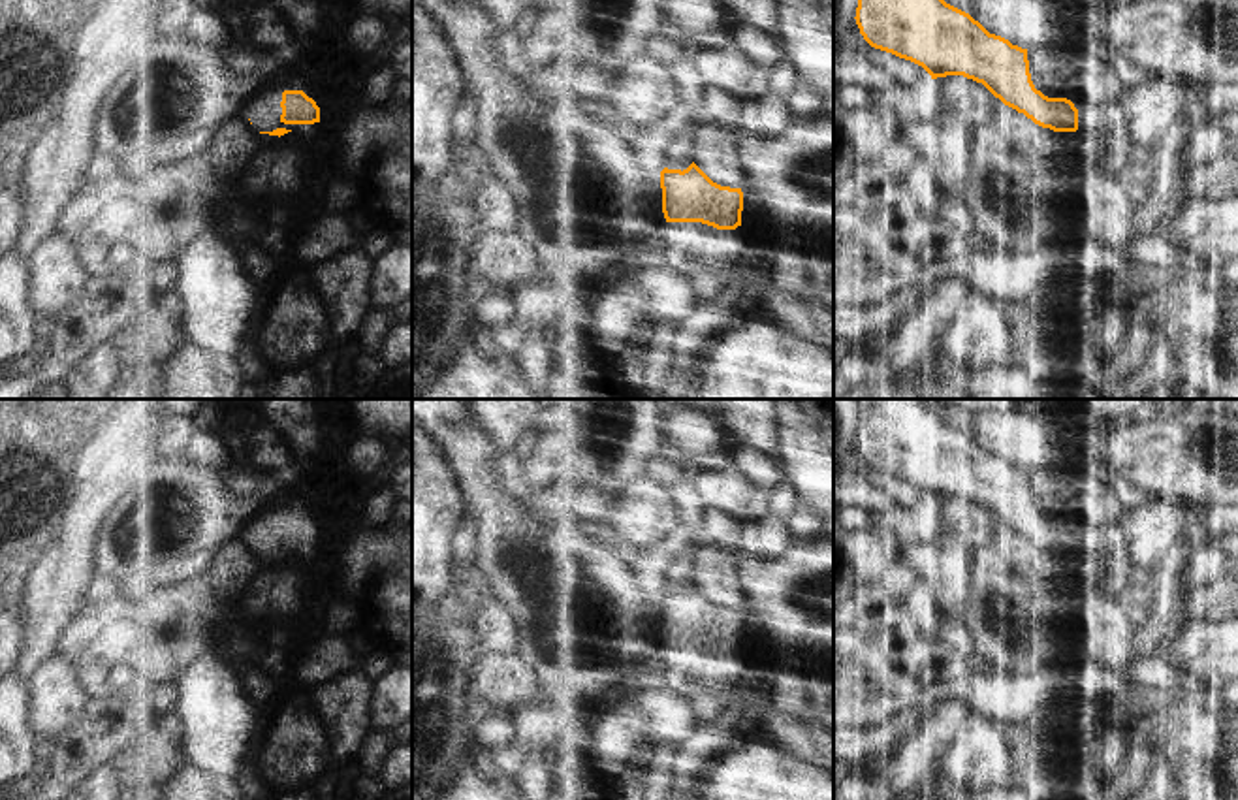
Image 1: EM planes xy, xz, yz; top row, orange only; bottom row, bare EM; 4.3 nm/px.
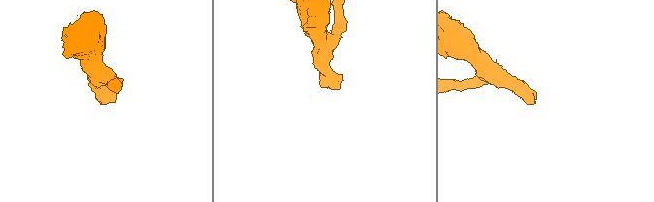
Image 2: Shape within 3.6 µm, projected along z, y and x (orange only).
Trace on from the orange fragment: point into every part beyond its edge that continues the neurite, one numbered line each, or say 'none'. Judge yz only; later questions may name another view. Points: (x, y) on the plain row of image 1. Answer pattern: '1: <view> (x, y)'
1: yz (1107, 544)

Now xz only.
1: xz (691, 669)

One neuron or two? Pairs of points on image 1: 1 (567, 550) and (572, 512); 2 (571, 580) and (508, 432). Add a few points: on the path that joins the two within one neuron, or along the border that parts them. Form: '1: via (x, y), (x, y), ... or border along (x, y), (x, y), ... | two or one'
1: border along (529, 505), (542, 518), (586, 526) | two
2: border along (476, 418), (503, 450) | two

